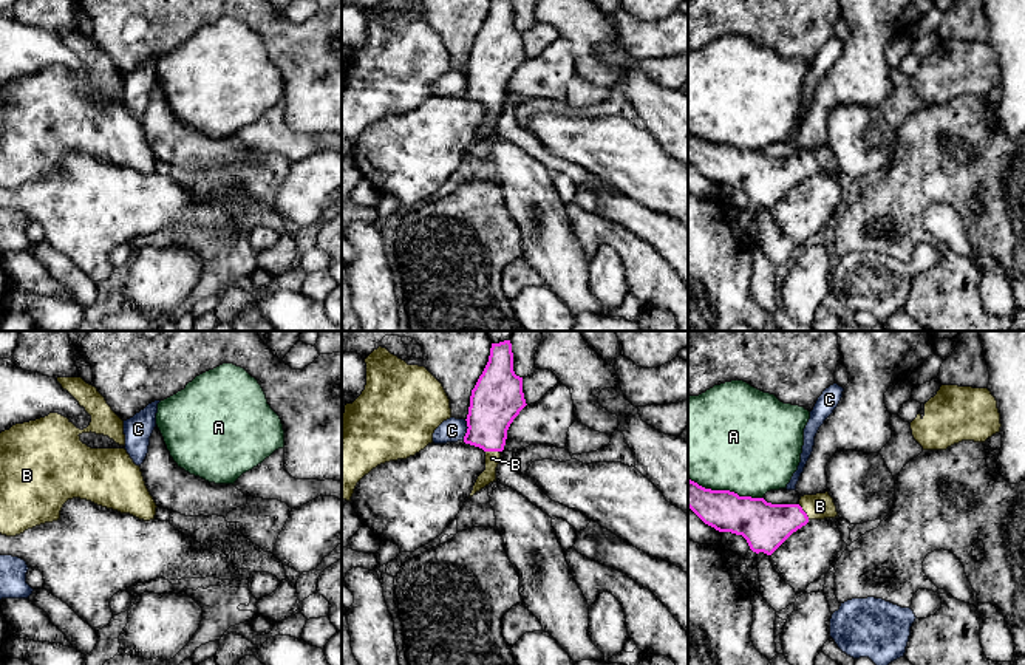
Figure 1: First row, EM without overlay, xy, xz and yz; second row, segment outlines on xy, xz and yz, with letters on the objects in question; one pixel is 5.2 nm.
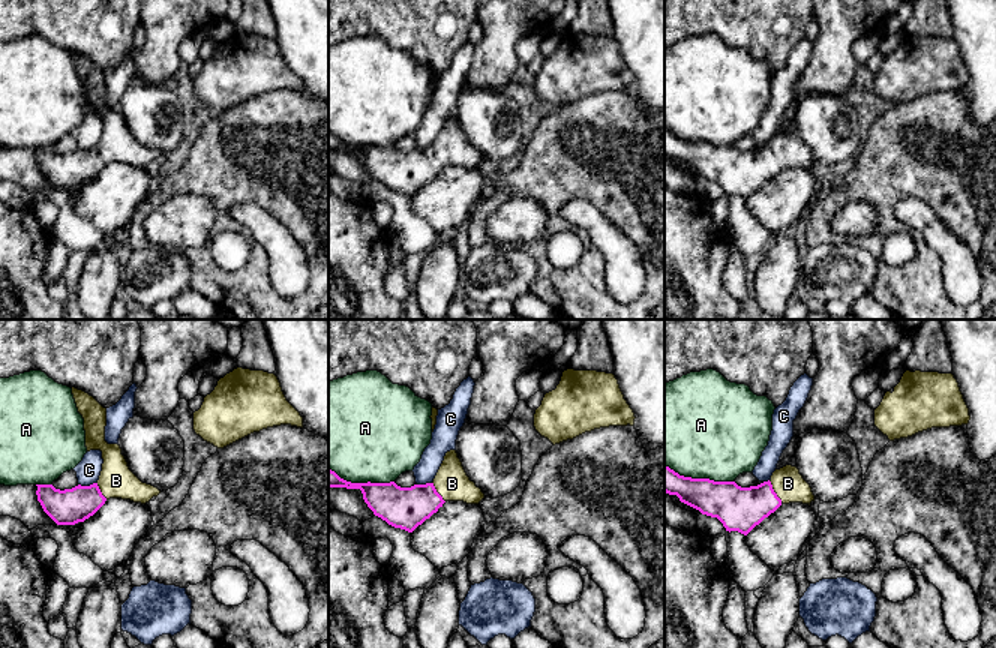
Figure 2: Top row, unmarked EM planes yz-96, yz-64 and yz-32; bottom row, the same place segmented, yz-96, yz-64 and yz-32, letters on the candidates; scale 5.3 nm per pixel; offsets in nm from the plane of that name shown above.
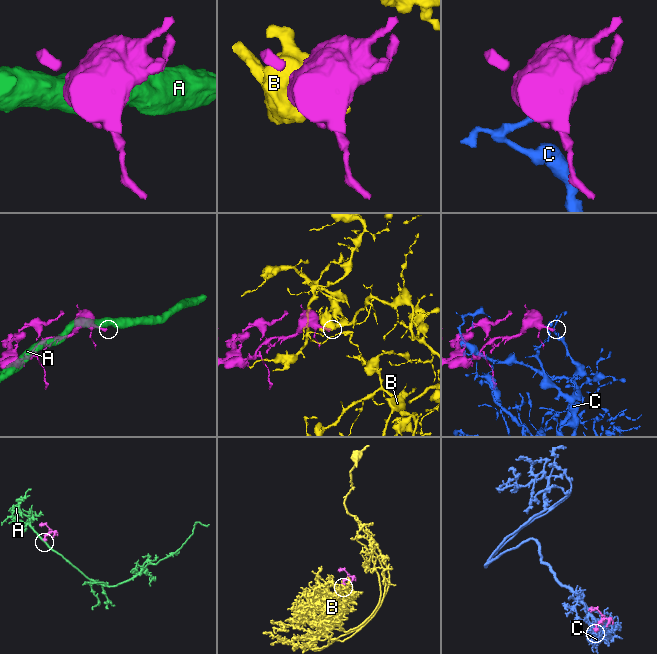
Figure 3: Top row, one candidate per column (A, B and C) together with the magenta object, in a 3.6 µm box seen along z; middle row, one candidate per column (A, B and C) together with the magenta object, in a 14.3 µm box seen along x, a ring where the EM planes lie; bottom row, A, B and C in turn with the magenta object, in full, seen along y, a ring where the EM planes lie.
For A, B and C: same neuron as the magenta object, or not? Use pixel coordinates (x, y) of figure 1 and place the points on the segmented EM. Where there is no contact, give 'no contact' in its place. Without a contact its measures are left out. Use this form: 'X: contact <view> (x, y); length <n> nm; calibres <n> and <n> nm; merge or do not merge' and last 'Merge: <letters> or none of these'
A: contact yz (725, 491); length 400 nm; calibres 240 and 500 nm; do not merge
B: contact yz (804, 512); length 100 nm; calibres 240 and 140 nm; merge
C: contact xz (467, 430); length 110 nm; calibres 280 and 130 nm; do not merge
Merge: B

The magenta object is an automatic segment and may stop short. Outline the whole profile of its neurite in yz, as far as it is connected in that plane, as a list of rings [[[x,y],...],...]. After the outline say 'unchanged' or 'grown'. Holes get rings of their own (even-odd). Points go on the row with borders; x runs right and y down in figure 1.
[[[688,479],[688,507],[719,532],[742,535],[756,554],[771,555],[793,532],[810,520],[838,517],[833,498],[804,495],[798,504],[771,504],[764,498],[711,490]]]; grown

